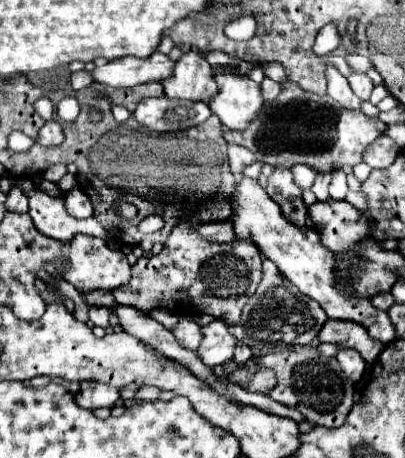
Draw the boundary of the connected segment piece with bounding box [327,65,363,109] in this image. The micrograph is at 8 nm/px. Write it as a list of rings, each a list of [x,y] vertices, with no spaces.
[[[327,67],[327,93],[341,105],[347,109],[359,109],[361,107],[361,99],[351,91],[347,79],[335,69],[335,67]]]

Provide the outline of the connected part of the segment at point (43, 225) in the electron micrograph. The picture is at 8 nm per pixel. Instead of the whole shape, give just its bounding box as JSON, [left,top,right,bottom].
[11,178,109,241]

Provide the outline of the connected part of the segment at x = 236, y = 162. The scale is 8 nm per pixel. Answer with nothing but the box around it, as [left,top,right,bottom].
[229,145,255,175]

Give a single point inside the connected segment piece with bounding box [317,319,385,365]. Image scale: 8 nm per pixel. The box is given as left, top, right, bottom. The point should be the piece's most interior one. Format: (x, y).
(345, 334)

